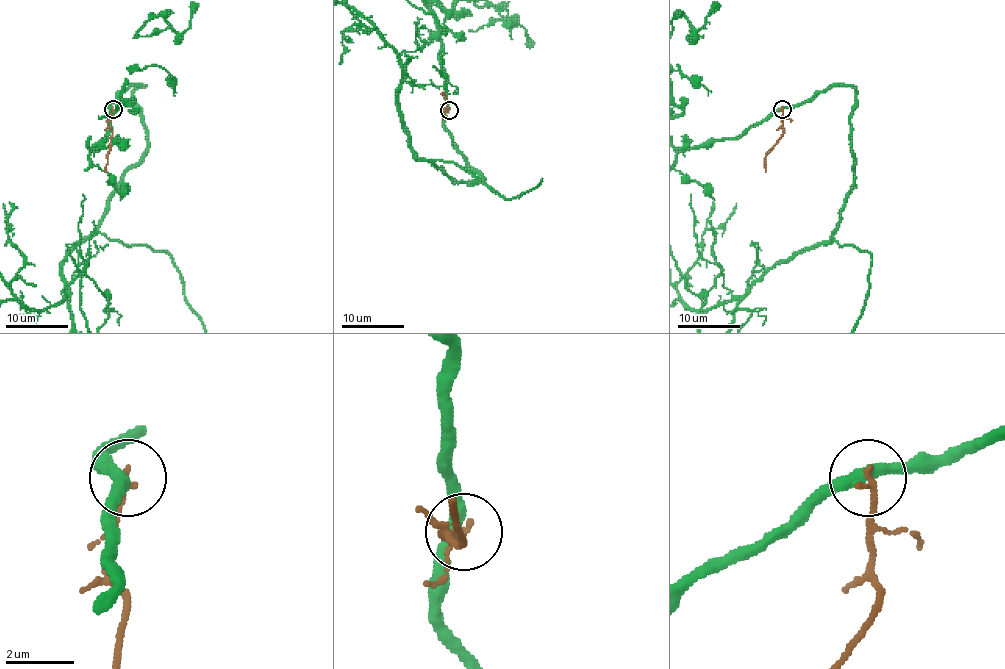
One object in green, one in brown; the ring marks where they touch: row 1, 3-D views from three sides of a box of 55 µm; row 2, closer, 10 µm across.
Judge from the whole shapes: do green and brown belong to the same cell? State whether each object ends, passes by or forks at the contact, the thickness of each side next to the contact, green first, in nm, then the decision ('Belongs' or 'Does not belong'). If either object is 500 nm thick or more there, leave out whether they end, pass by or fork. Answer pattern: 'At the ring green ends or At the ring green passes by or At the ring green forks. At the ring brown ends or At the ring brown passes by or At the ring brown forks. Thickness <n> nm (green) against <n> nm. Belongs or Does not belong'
At the ring green passes by. At the ring brown ends. Thickness 360 nm (green) against 200 nm. Does not belong

